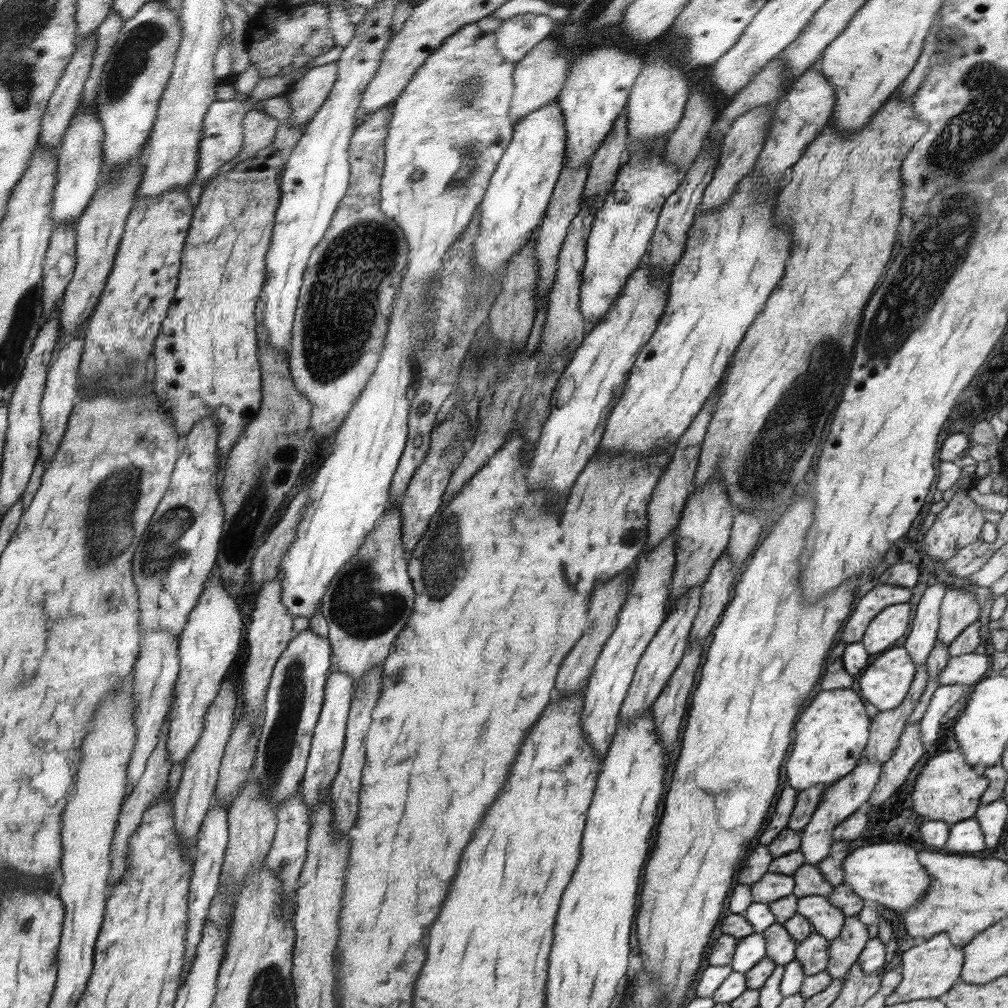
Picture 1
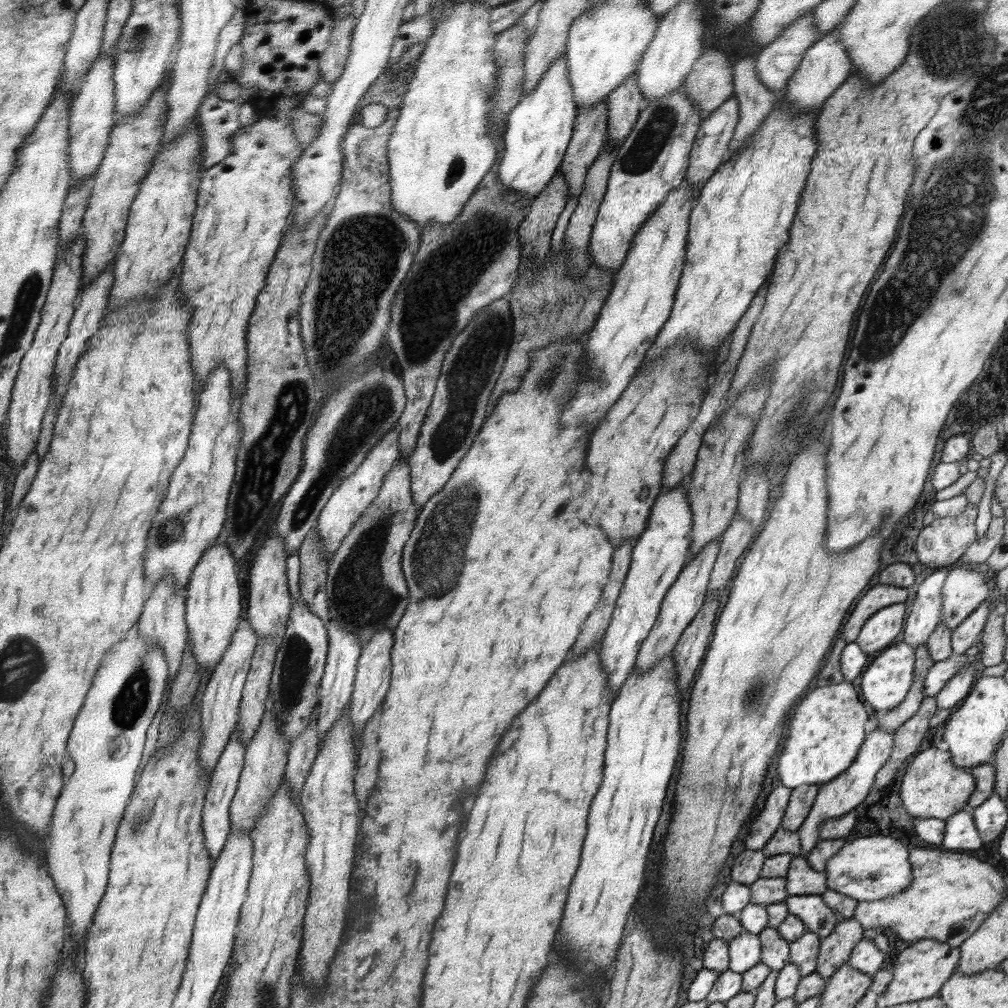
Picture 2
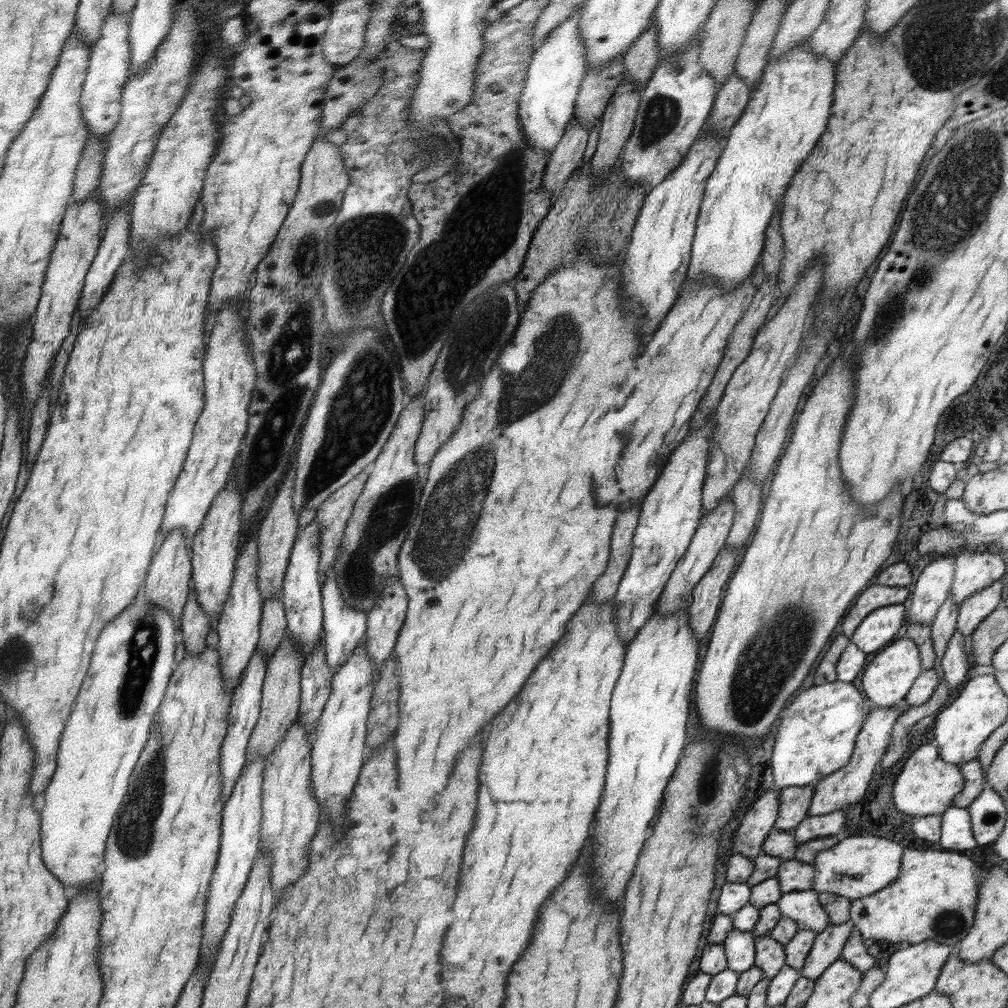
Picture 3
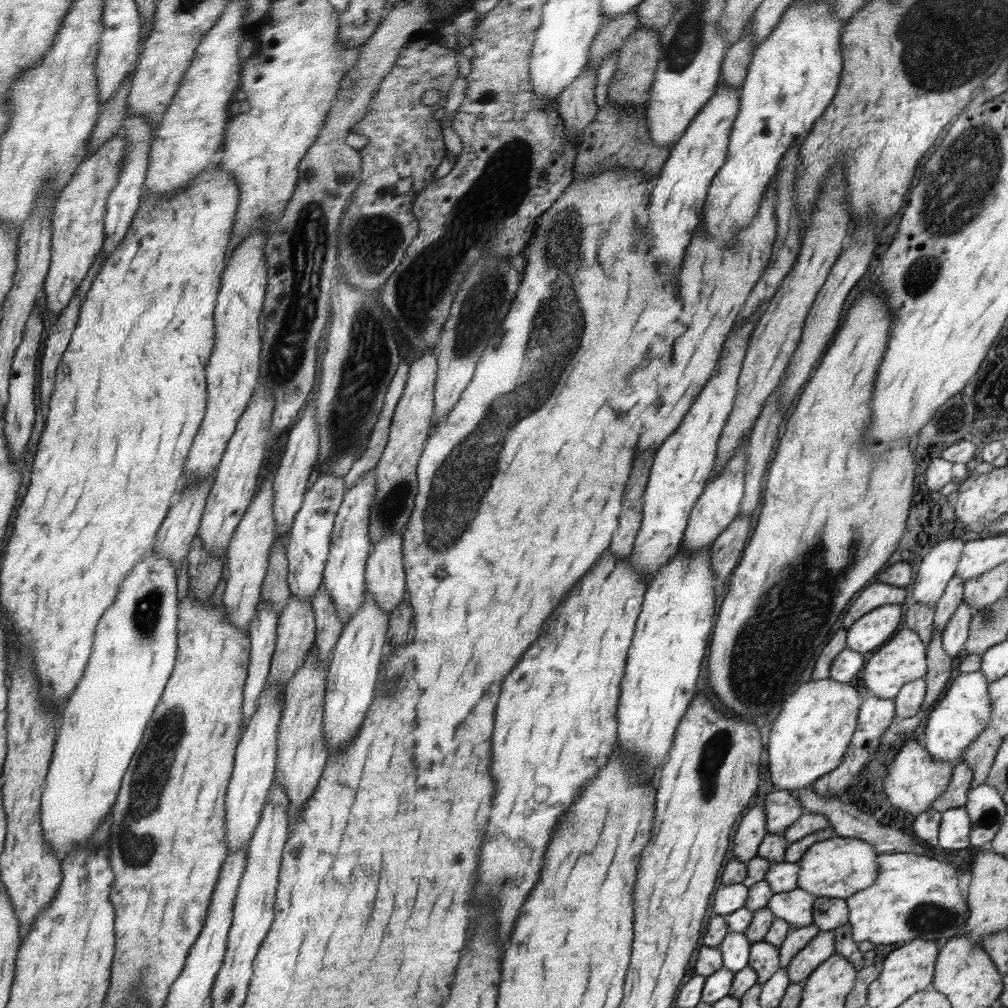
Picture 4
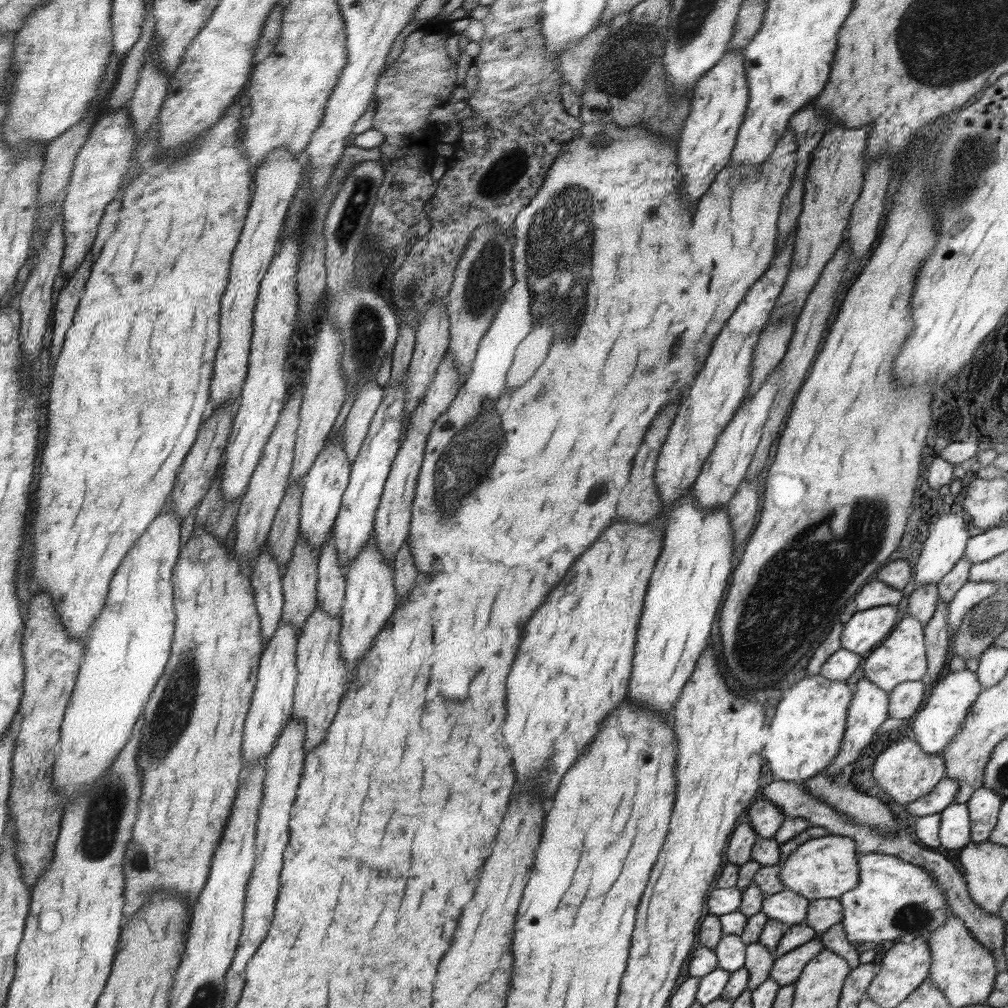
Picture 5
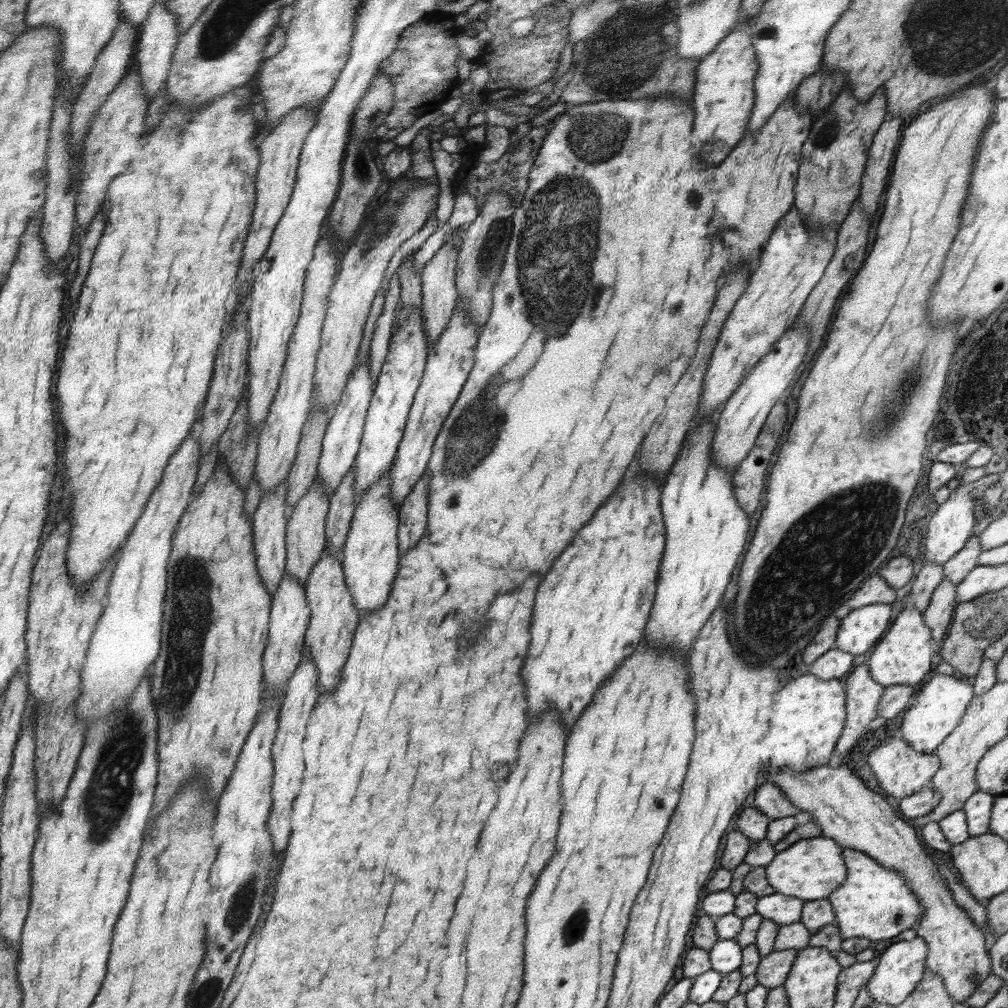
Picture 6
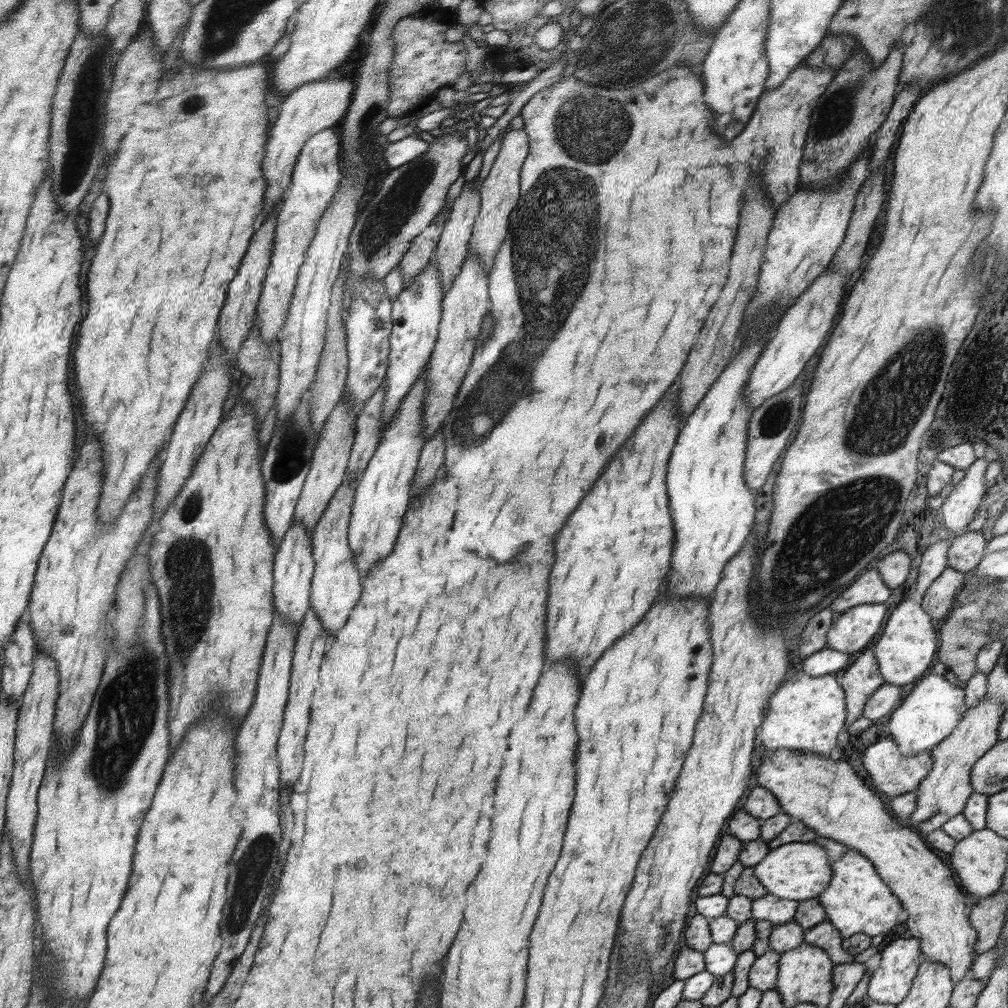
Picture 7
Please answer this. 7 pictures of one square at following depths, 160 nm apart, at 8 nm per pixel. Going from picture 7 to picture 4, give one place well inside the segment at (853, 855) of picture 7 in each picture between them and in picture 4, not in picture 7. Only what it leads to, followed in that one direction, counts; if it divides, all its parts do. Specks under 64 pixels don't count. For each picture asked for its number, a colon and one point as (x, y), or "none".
4: (913, 897)
5: (892, 898)
6: (874, 902)

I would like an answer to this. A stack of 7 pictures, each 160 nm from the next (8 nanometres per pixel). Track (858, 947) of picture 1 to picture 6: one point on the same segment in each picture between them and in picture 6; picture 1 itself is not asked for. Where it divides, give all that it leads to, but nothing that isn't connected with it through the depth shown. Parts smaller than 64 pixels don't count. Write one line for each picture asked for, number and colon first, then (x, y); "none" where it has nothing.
2: (834, 951)
3: (826, 949)
4: (822, 946)
5: (785, 970)
6: (774, 967)

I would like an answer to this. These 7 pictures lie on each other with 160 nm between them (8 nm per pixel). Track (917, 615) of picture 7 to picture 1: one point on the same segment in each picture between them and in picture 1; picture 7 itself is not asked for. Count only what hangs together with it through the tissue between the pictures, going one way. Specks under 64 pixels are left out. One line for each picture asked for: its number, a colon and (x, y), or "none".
1: (885, 682)
2: (888, 678)
3: (888, 676)
4: (902, 659)
5: (900, 657)
6: (903, 655)

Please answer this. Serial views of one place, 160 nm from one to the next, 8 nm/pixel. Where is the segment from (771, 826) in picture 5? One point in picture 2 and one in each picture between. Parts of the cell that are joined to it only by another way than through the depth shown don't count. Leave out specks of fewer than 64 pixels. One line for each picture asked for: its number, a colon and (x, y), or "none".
2: (801, 799)
3: (793, 802)
4: (782, 808)

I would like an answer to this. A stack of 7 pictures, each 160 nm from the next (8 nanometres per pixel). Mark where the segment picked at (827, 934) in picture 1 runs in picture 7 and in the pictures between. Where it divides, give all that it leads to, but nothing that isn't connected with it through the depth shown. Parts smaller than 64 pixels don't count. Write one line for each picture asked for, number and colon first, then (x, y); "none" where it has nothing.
2: (818, 917)
3: (804, 907)
4: (795, 906)
5: (788, 907)
6: (783, 910)
7: (778, 911)

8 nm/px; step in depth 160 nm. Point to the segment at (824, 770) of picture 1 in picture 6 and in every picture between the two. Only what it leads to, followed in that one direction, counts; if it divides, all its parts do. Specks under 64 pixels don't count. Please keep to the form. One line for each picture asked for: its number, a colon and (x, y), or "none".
2: (826, 731)
3: (817, 731)
4: (810, 736)
5: (805, 735)
6: (809, 714)

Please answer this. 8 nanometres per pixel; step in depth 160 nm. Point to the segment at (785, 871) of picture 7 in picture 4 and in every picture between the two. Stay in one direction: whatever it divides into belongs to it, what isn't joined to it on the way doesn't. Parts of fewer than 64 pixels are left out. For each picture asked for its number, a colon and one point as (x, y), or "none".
4: (838, 867)
5: (826, 867)
6: (810, 869)

